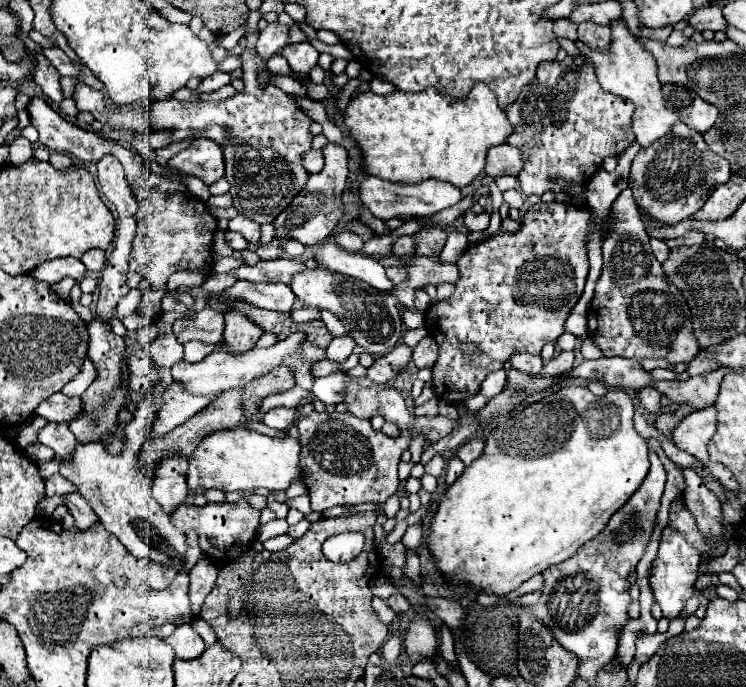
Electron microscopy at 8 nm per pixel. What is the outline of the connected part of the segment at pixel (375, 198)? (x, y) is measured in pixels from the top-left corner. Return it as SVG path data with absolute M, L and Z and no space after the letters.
M368 176L360 184L360 198L362 198L364 206L380 220L390 220L390 218L398 218L398 216L426 218L426 216L432 216L444 208L458 204L462 200L462 192L460 192L460 188L454 188L452 184L440 182L440 180L402 184L402 182L388 182L388 180L382 180L376 176Z

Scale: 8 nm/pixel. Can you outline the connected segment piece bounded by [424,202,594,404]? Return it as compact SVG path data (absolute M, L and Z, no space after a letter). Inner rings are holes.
M540 202L540 204L534 204L534 206L524 214L524 218L522 218L522 228L520 228L516 234L504 234L504 232L500 232L500 234L496 234L496 236L490 236L490 238L486 238L486 240L482 240L482 242L470 246L470 248L458 258L456 266L458 266L458 270L460 270L460 280L456 282L454 294L452 294L448 300L442 300L442 302L432 304L432 306L426 310L426 314L424 314L424 316L426 316L426 330L428 330L428 334L438 342L438 346L440 346L438 360L436 360L436 364L434 364L434 368L432 368L432 374L434 374L432 386L434 386L434 392L436 392L436 396L438 396L440 400L454 404L454 402L460 402L460 400L466 400L466 398L478 394L482 380L484 380L490 372L500 370L502 364L504 364L512 354L516 354L516 352L540 354L540 350L542 350L542 346L544 346L546 342L556 342L556 338L558 338L560 334L564 334L564 322L566 322L570 310L574 308L574 304L578 302L578 298L580 298L580 294L582 294L582 290L584 290L586 276L588 276L588 254L586 254L588 234L586 234L586 232L588 232L590 226L594 224L594 222L592 222L592 216L594 216L594 212L592 212L592 208L588 208L588 206L574 206L574 204L560 204L560 202L550 202L550 204ZM460 342L476 342L476 344L478 344L478 352L476 352L474 356L462 354L460 348L458 348Z

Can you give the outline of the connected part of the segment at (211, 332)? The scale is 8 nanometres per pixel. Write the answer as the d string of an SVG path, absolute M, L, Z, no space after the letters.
M208 306L188 320L178 318L174 322L174 336L178 336L180 344L190 340L198 340L204 344L218 344L222 340L222 332L224 332L224 314Z

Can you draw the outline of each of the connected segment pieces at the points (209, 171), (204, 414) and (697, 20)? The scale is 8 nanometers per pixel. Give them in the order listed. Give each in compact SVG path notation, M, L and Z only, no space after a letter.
M208 138L194 140L186 150L170 158L168 166L184 174L194 174L204 184L212 184L224 176L222 150Z
M244 386L230 388L230 390L222 392L212 404L208 404L202 412L198 412L196 416L192 416L190 420L186 420L184 424L180 424L178 428L174 428L174 432L166 434L162 440L158 440L158 444L146 442L146 448L142 448L142 464L146 464L146 468L150 468L150 478L154 478L154 460L158 460L158 456L162 456L162 452L182 452L184 456L190 456L194 452L194 448L208 434L218 432L218 430L234 430L234 428L238 428L240 420L244 418L242 398L244 398Z
M704 6L704 8L696 10L690 16L688 22L690 22L690 26L694 26L700 32L704 32L704 30L712 30L712 32L722 30L722 32L726 32L726 26L728 26L720 6Z

